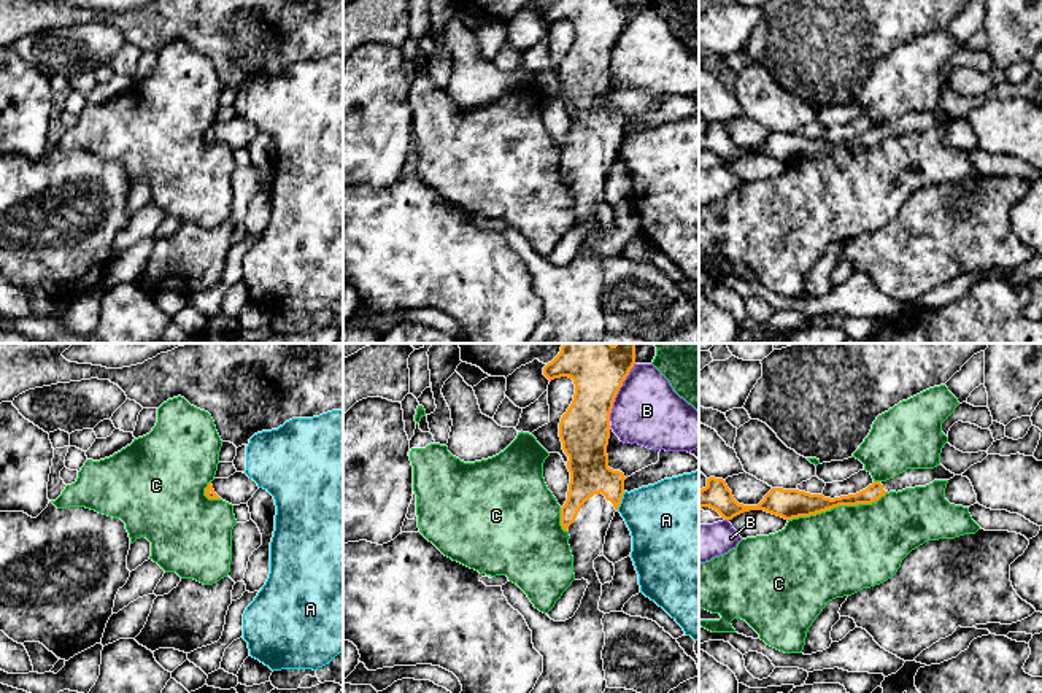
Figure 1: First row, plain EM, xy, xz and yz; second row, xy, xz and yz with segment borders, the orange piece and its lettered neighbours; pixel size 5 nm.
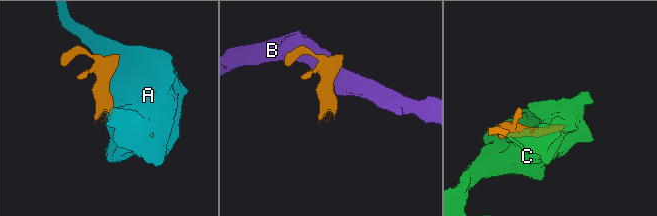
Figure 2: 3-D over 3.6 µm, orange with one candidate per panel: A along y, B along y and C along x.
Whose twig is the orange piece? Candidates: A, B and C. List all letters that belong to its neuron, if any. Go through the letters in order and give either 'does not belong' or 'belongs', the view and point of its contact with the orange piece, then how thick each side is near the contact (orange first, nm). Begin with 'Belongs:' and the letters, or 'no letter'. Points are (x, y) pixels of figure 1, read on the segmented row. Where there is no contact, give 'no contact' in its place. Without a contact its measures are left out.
Belongs: no letter
A: does not belong; contact xz (620, 501); calibres 200 and 380 nm
B: does not belong; contact xz (618, 390); calibres 280 and 340 nm
C: does not belong; contact yz (837, 506); calibres 150 and 440 nm

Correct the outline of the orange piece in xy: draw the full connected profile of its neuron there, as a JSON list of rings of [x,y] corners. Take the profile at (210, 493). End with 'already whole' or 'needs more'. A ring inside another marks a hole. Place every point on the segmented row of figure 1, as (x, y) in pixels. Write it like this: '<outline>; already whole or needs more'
[[[235,472],[229,478],[214,478],[205,488],[208,499],[222,499],[232,505],[246,504],[259,490],[257,483],[243,472]]]; needs more

